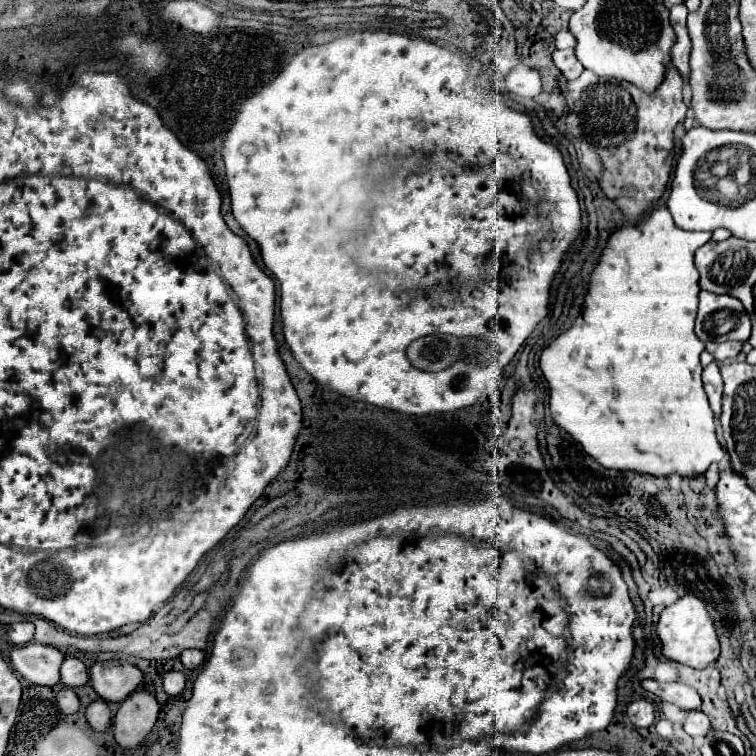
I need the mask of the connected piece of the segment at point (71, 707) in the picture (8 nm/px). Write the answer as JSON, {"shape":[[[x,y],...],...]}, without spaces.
{"shape":[[[70,687],[60,689],[60,691],[56,693],[56,701],[58,701],[60,711],[66,713],[66,715],[72,715],[72,713],[76,713],[76,711],[80,709],[80,701],[78,701],[76,693],[74,693]]]}

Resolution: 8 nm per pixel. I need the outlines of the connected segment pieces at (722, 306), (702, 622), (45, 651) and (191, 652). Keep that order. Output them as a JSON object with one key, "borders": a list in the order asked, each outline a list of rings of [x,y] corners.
{"borders":[[[[700,291],[696,329],[700,341],[748,341],[750,317],[742,303],[730,295]]],[[[684,595],[660,613],[660,619],[656,623],[656,635],[662,645],[662,657],[692,669],[704,669],[706,655],[720,655],[720,643],[712,619],[708,617],[706,605],[694,595]]],[[[26,643],[24,647],[14,647],[10,653],[12,667],[30,683],[54,687],[60,683],[60,665],[64,655],[48,645]]],[[[186,649],[182,655],[180,655],[180,661],[184,663],[186,669],[196,669],[204,663],[204,653],[198,651],[198,649]]]]}

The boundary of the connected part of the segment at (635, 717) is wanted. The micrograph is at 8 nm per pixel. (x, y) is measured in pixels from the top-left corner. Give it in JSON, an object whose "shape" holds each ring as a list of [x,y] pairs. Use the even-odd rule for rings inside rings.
{"shape":[[[646,699],[632,701],[632,703],[628,705],[626,713],[628,713],[628,719],[632,721],[632,725],[638,727],[638,729],[646,729],[646,727],[650,727],[652,721],[654,721],[654,717],[656,717],[656,713],[654,713],[654,705],[652,705],[650,701],[646,701]]]}

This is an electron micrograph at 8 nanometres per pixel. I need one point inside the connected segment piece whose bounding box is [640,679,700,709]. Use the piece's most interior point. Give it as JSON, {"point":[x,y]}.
{"point":[685,697]}

